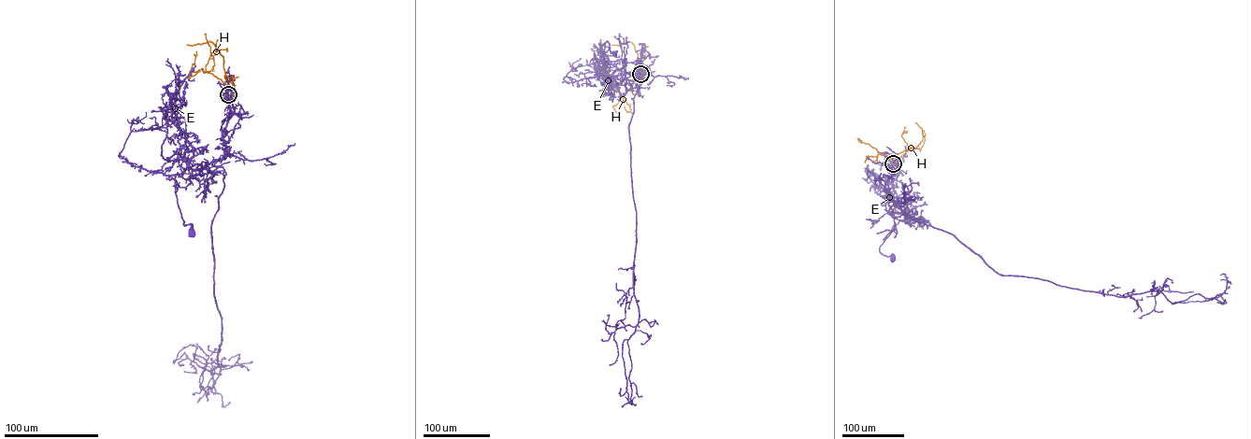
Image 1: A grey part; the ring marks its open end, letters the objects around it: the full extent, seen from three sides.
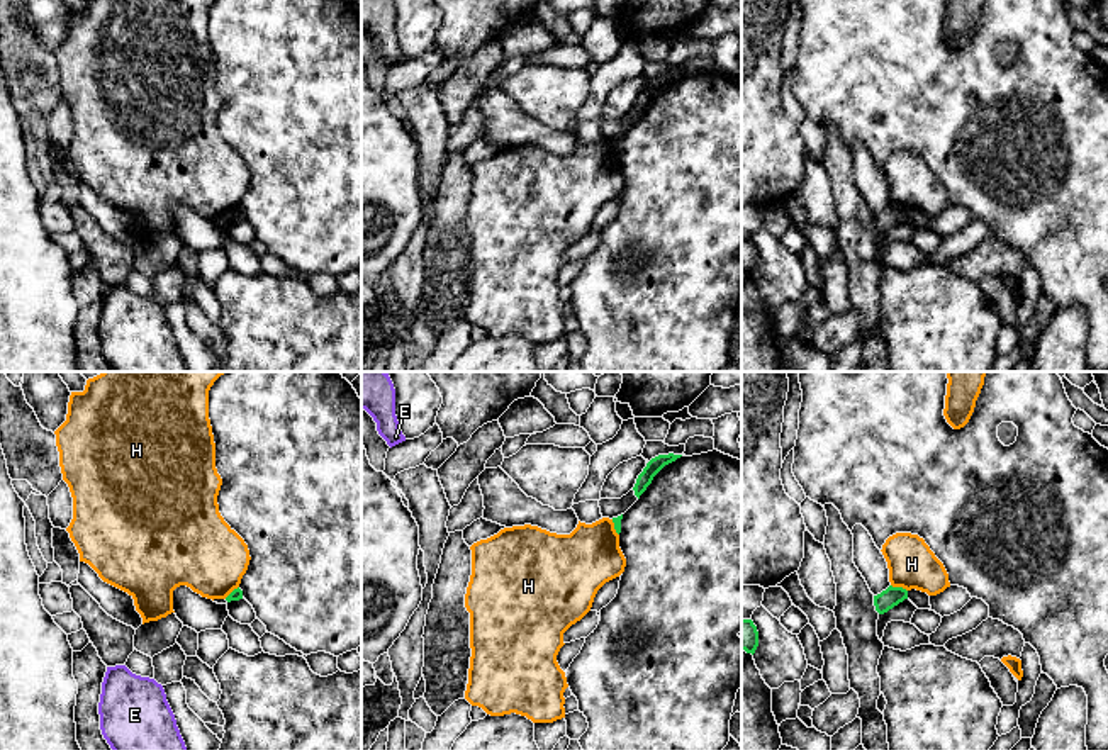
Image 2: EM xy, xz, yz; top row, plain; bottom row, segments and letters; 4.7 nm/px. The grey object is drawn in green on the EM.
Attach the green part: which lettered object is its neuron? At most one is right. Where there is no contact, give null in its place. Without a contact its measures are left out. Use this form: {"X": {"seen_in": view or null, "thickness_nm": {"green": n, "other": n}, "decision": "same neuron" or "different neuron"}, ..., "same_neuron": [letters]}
{"E": {"seen_in": null, "decision": "same neuron"}, "H": {"seen_in": "yz", "thickness_nm": {"green": 90, "other": 220}, "decision": "different neuron"}, "same_neuron": ["E"]}

